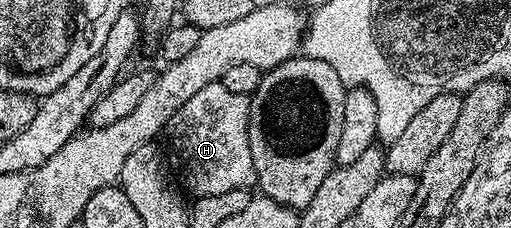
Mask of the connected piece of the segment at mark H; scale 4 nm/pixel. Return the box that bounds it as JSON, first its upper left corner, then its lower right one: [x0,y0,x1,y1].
[166,82,256,197]

